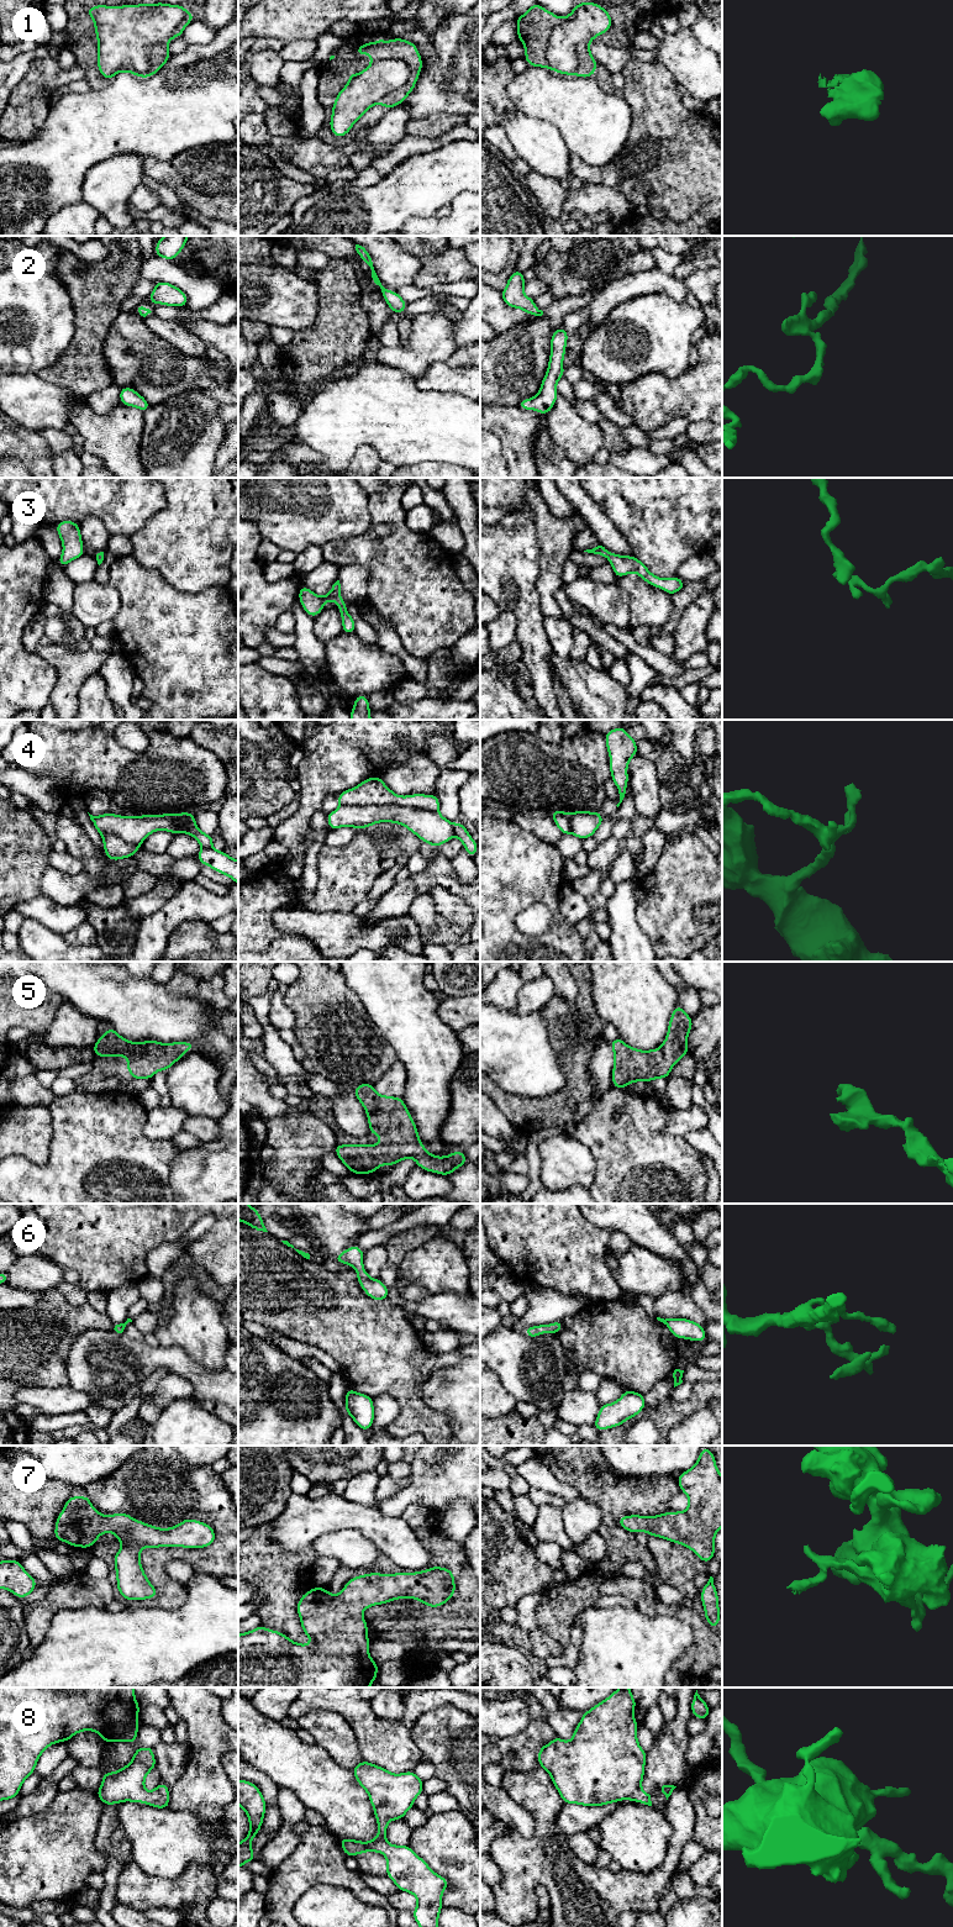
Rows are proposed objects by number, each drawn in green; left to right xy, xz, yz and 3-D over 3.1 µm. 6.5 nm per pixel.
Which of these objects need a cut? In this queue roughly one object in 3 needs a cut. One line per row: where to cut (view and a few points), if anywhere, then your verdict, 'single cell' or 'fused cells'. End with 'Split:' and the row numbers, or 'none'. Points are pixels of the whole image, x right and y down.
1: cut xz (404, 61), (410, 70), (410, 77), (378, 103); fused cells
2: cut none; single cell
3: cut none; single cell
4: cut xz (341, 804), (351, 806), (406, 805), (437, 811); fused cells
5: cut none; single cell
6: cut none; single cell
7: cut none; single cell
8: cut none; single cell
Split: 1, 4

